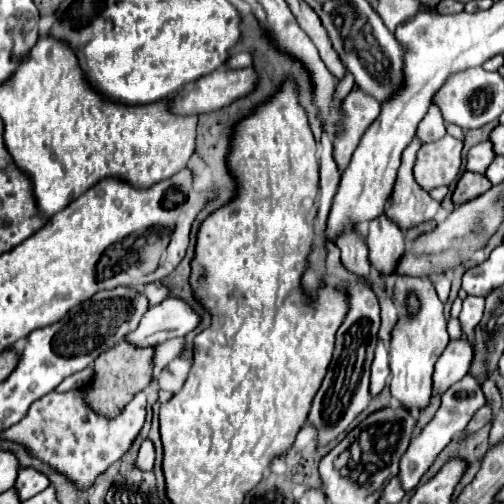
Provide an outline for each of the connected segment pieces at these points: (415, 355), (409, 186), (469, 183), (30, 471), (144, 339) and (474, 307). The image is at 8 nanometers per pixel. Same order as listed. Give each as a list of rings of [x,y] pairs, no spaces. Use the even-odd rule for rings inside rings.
[[[396,276],[392,286],[392,300],[400,308],[400,314],[390,340],[390,390],[392,396],[406,408],[426,408],[432,396],[432,368],[450,342],[446,332],[446,318],[442,312],[444,306],[430,278]],[[408,296],[416,296],[420,300],[420,308],[416,312],[410,312],[410,306],[406,302]]]
[[[414,136],[408,148],[402,152],[402,164],[398,168],[398,178],[392,192],[392,204],[386,208],[388,218],[396,220],[396,224],[400,224],[400,228],[404,230],[434,218],[440,208],[440,202],[430,198],[430,194],[414,178],[412,168],[416,164],[416,156],[422,146],[424,146],[422,140]]]
[[[464,172],[462,178],[456,184],[456,190],[452,192],[452,202],[454,204],[464,204],[466,200],[474,200],[476,196],[484,194],[490,188],[492,188],[492,184],[486,176]]]
[[[28,466],[28,468],[22,468],[20,474],[18,474],[18,480],[14,484],[14,488],[20,488],[20,500],[26,500],[26,498],[32,498],[34,494],[46,490],[50,486],[50,480],[44,472]]]
[[[166,298],[150,306],[136,330],[126,334],[126,342],[138,348],[156,348],[158,344],[182,338],[198,326],[198,316],[180,298]]]
[[[466,296],[464,298],[464,306],[462,306],[458,320],[462,324],[462,334],[466,338],[474,336],[474,330],[482,320],[482,312],[484,312],[484,298],[478,298],[478,296]]]

